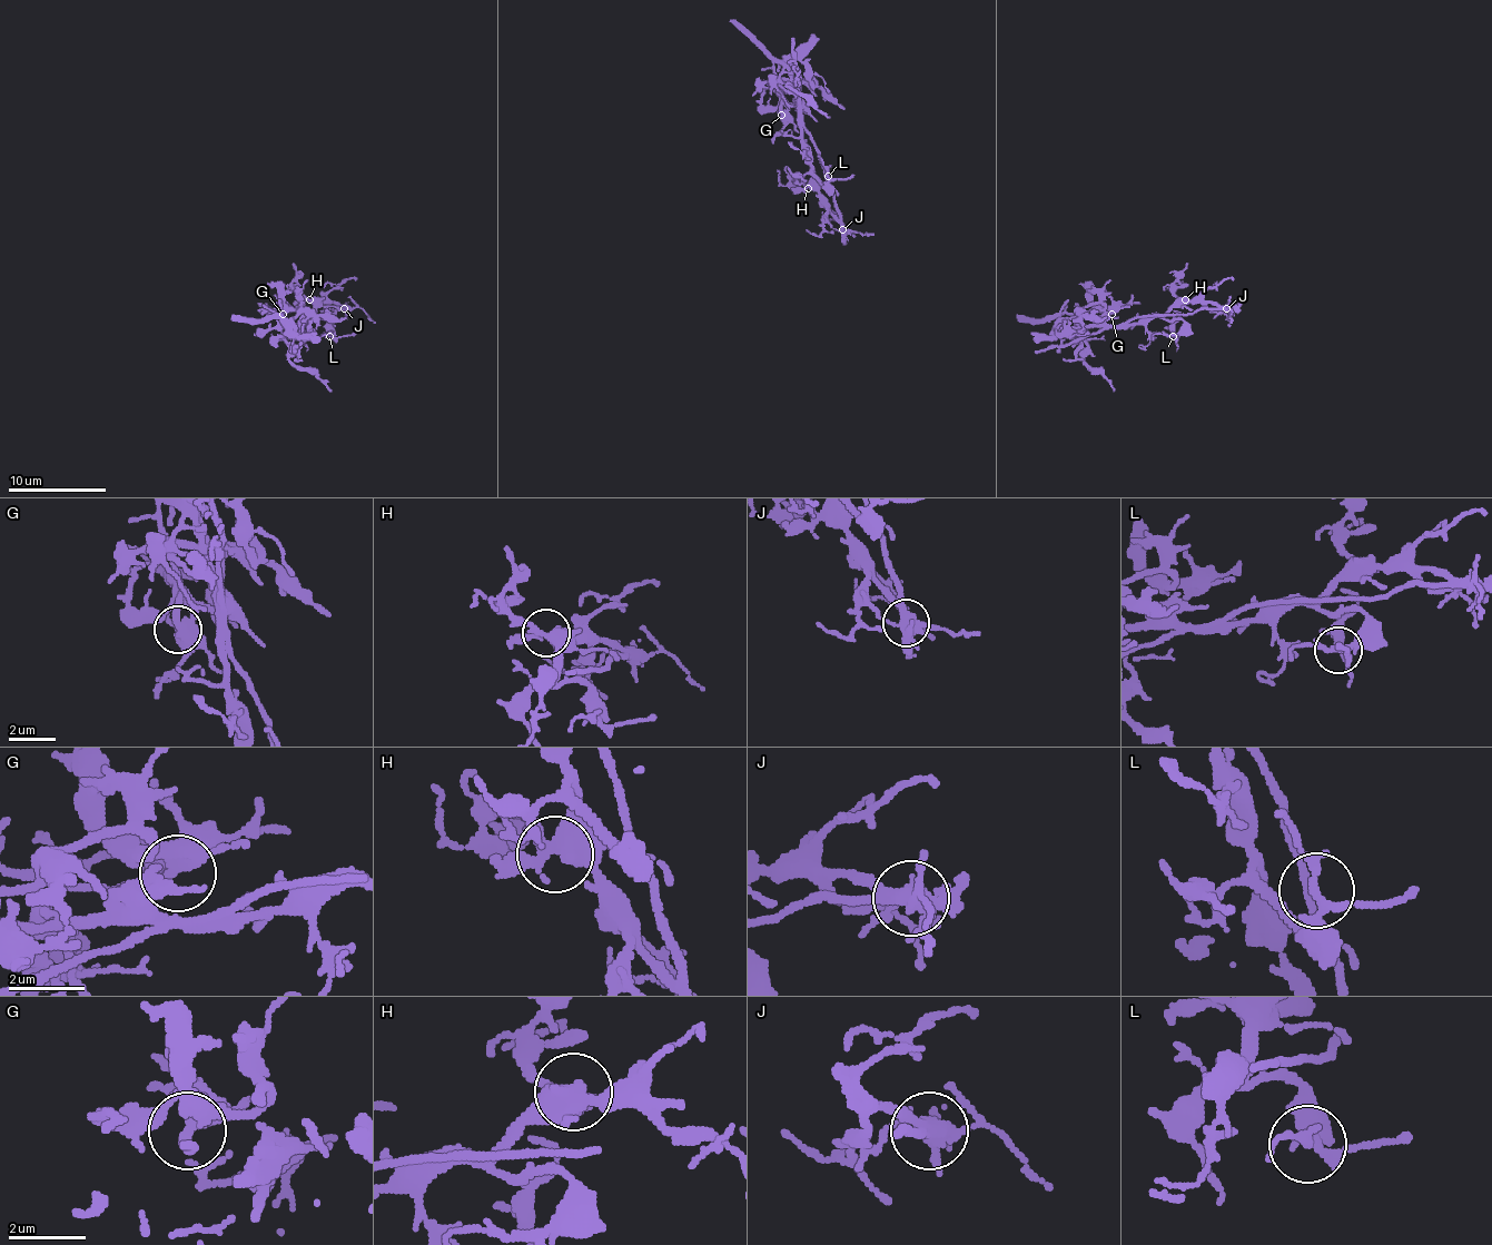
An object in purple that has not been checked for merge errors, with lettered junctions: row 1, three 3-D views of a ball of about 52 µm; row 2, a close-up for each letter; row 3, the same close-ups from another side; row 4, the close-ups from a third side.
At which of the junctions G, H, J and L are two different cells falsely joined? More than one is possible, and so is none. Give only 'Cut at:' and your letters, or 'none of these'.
Cut at: J

